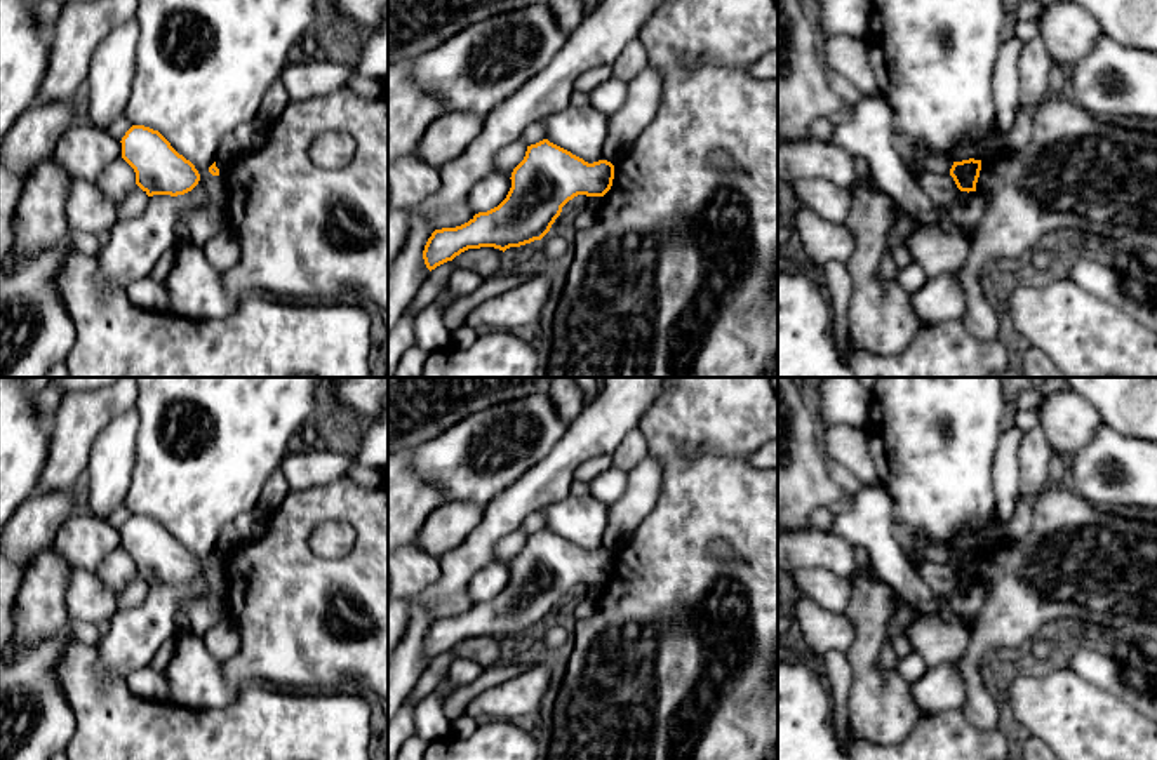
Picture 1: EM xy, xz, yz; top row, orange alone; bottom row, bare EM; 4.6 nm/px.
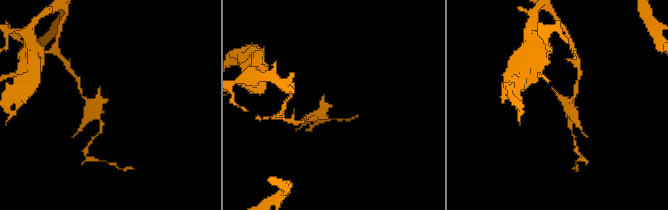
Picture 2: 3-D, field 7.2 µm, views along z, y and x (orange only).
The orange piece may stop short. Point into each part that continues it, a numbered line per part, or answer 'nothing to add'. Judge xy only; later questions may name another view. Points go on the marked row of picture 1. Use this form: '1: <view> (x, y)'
nothing to add

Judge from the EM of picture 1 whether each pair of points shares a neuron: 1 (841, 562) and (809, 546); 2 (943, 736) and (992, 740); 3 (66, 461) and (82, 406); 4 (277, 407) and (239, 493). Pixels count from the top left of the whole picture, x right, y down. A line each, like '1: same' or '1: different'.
1: same
2: same
3: same
4: same

